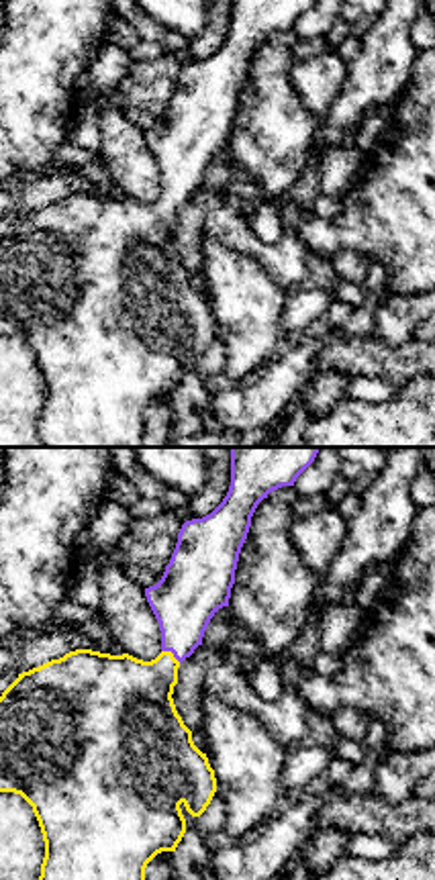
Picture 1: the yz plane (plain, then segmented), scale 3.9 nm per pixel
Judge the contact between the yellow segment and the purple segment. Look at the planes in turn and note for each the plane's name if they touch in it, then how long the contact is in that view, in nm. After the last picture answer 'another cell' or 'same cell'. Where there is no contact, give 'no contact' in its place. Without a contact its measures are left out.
contact in yz; length 90 nm

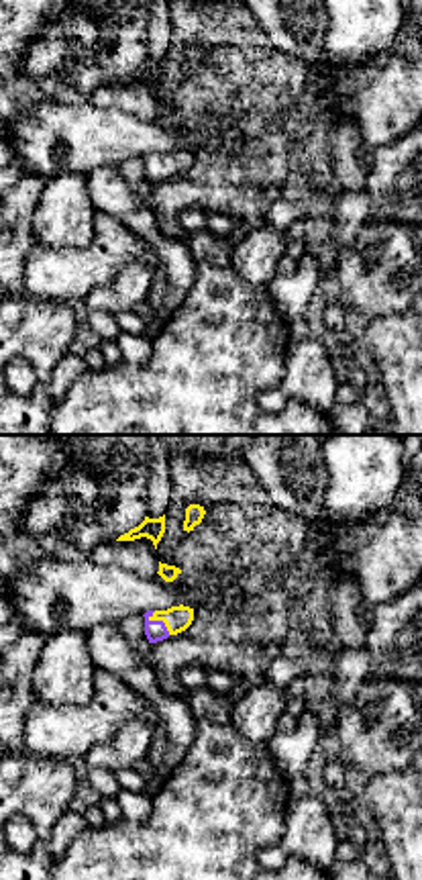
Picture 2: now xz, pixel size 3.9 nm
contact in xz; length 120 nm

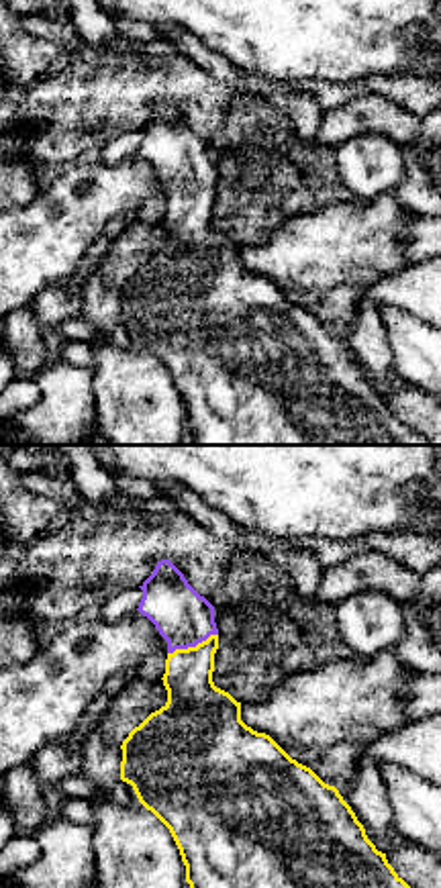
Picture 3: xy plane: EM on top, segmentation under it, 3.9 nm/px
contact in xy; length 220 nm

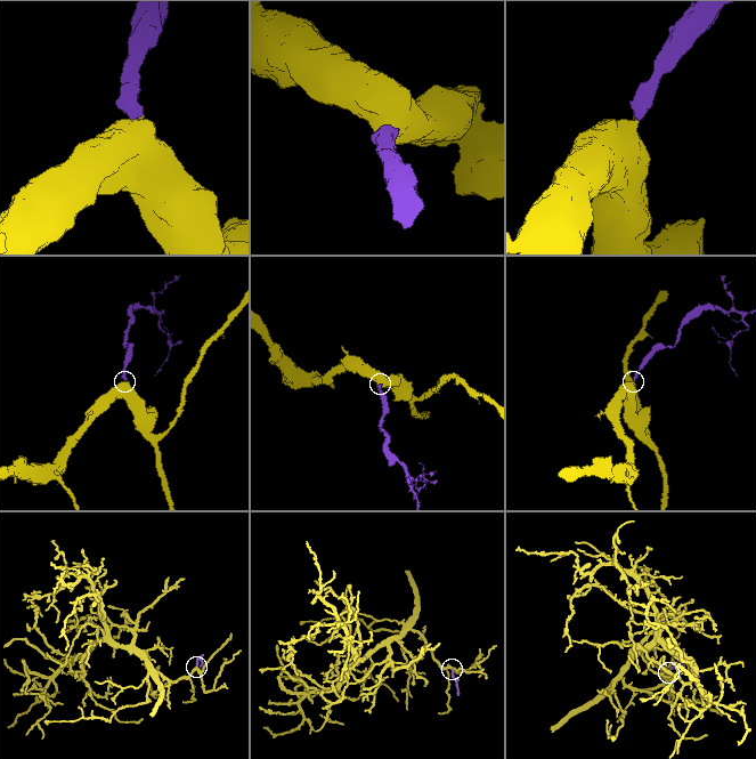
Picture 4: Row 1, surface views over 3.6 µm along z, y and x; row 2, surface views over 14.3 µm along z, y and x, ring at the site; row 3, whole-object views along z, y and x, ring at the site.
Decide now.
same cell

